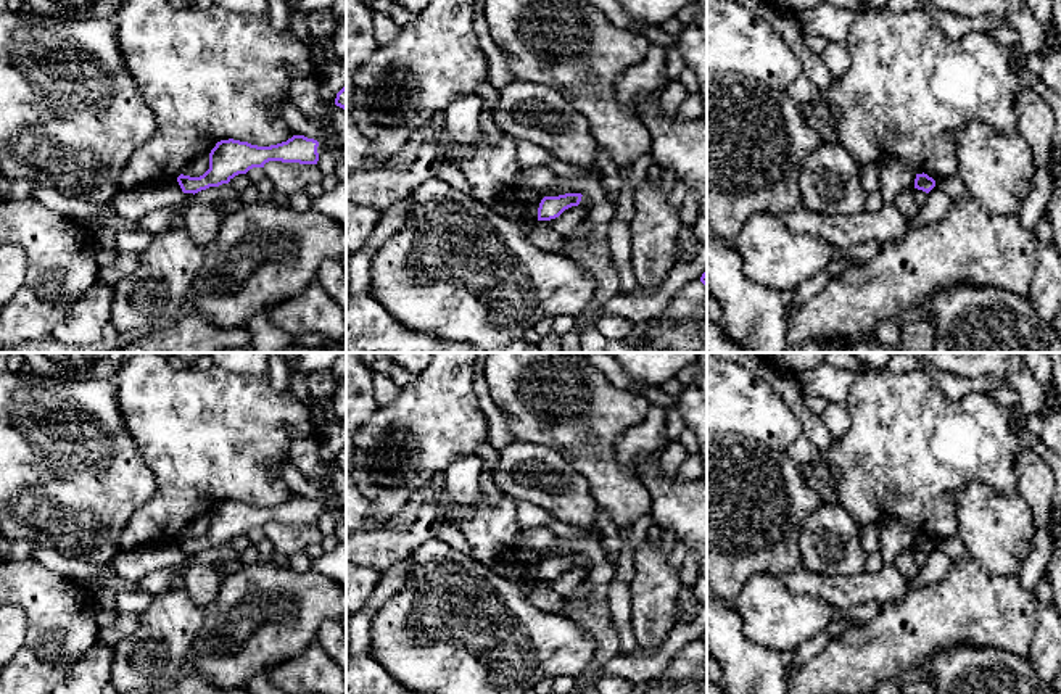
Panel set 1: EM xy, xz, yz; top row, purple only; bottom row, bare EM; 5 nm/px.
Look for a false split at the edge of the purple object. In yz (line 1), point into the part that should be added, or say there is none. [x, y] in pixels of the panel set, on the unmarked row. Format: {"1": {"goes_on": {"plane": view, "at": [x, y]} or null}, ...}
{"1": {"goes_on": null}}

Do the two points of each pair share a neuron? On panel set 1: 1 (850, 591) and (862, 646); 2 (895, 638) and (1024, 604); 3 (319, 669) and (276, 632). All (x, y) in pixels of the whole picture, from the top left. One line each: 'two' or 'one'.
1: two
2: one
3: two

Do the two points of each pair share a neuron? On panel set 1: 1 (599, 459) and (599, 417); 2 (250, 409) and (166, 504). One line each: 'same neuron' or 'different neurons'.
1: same neuron
2: same neuron

